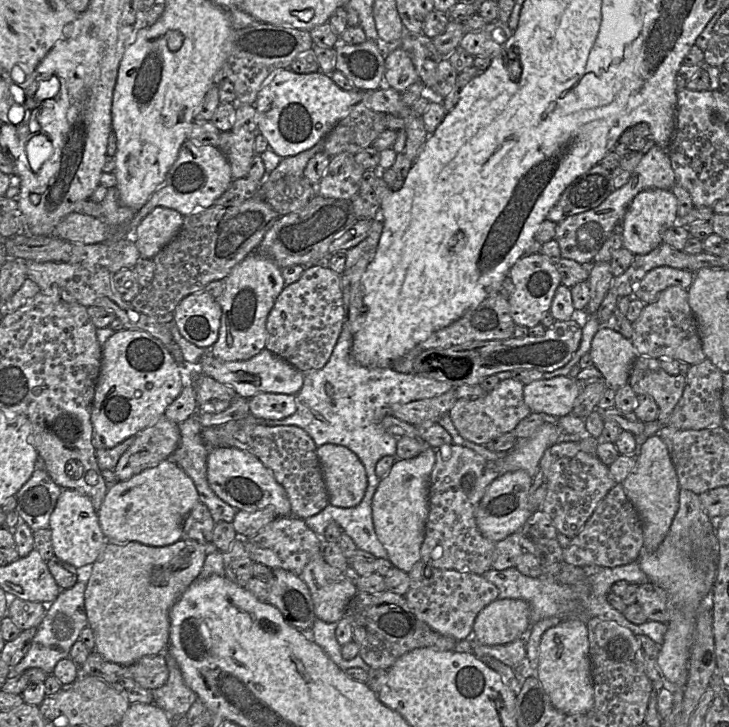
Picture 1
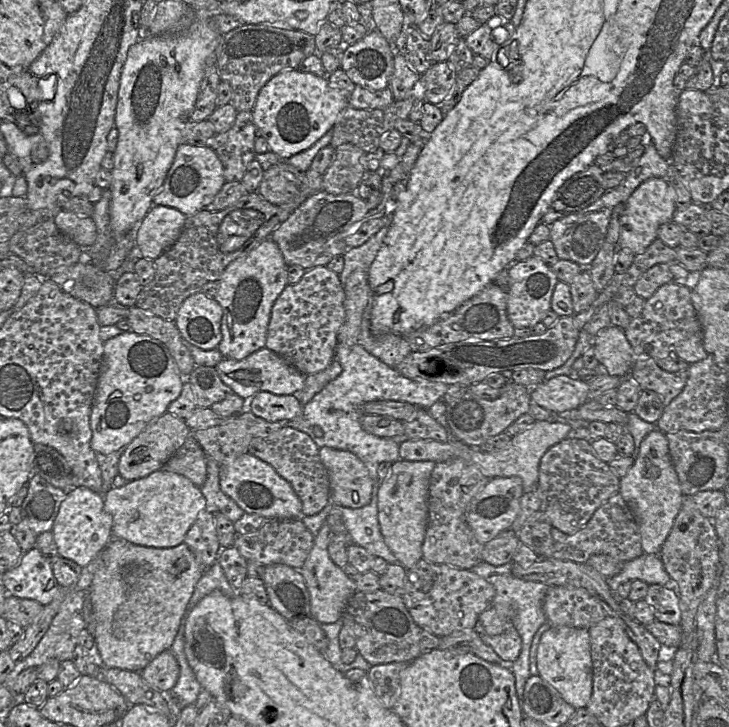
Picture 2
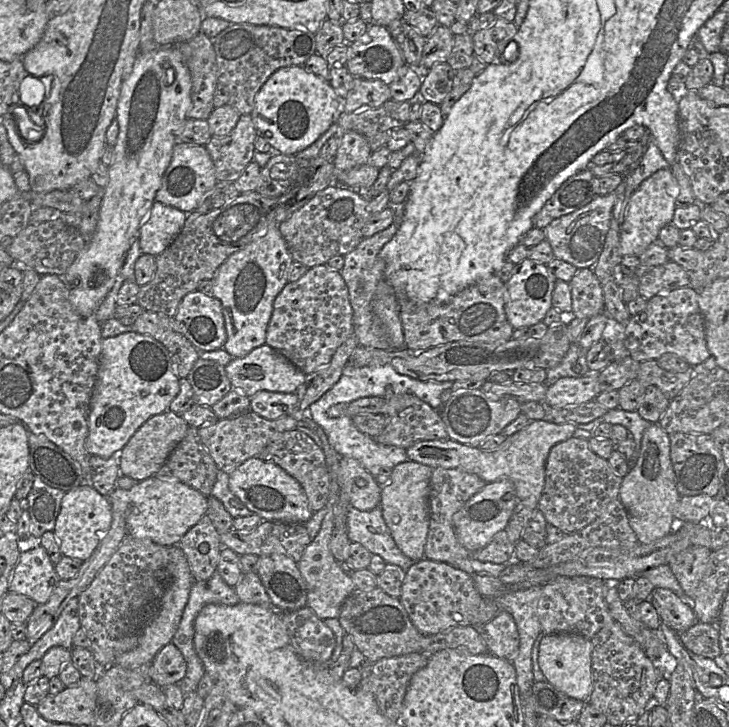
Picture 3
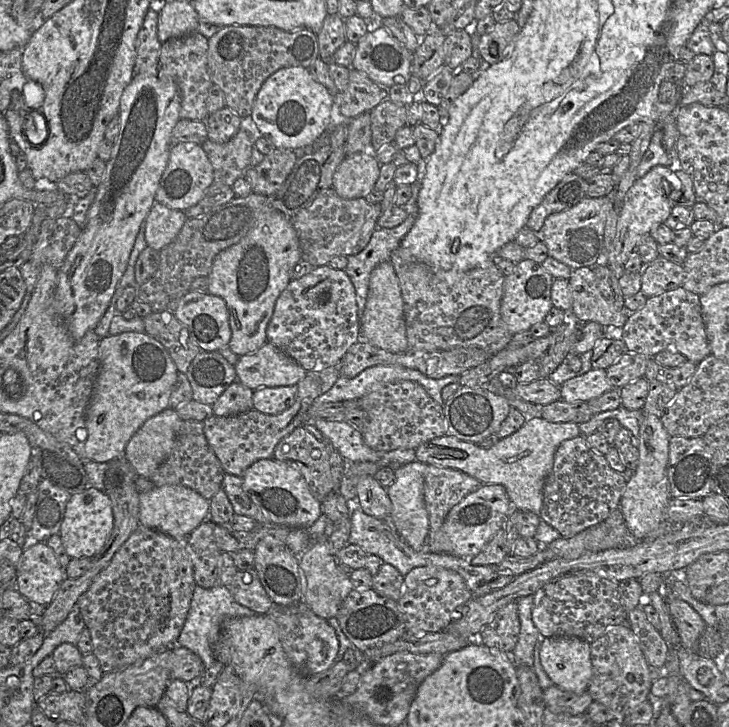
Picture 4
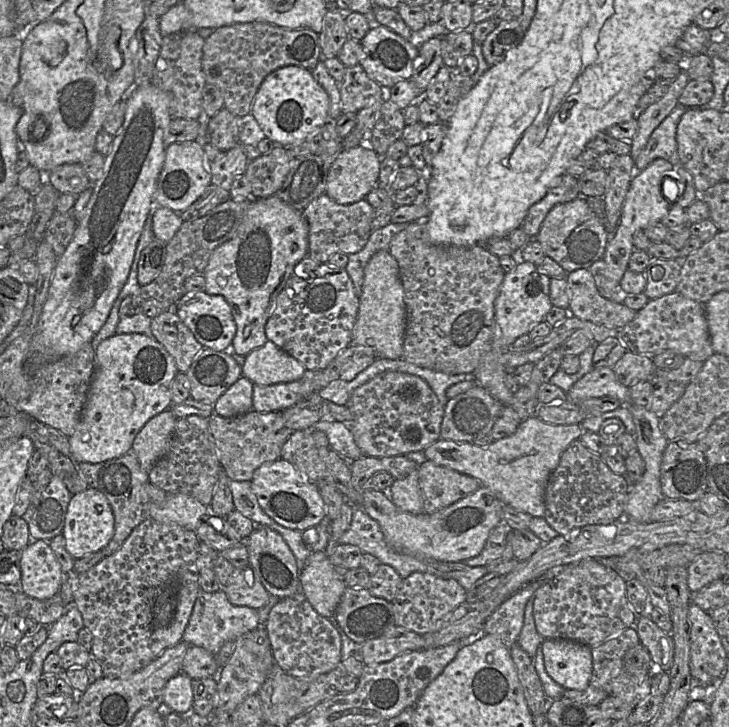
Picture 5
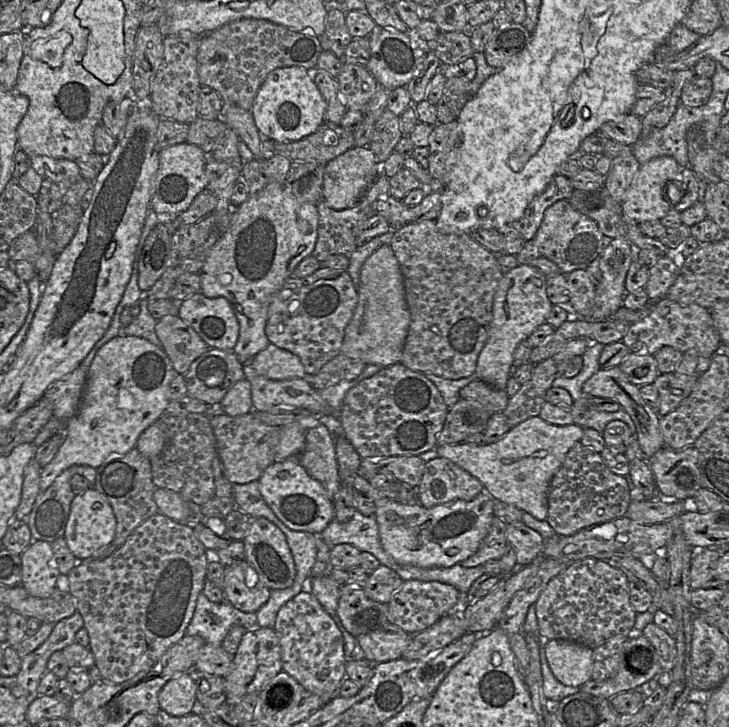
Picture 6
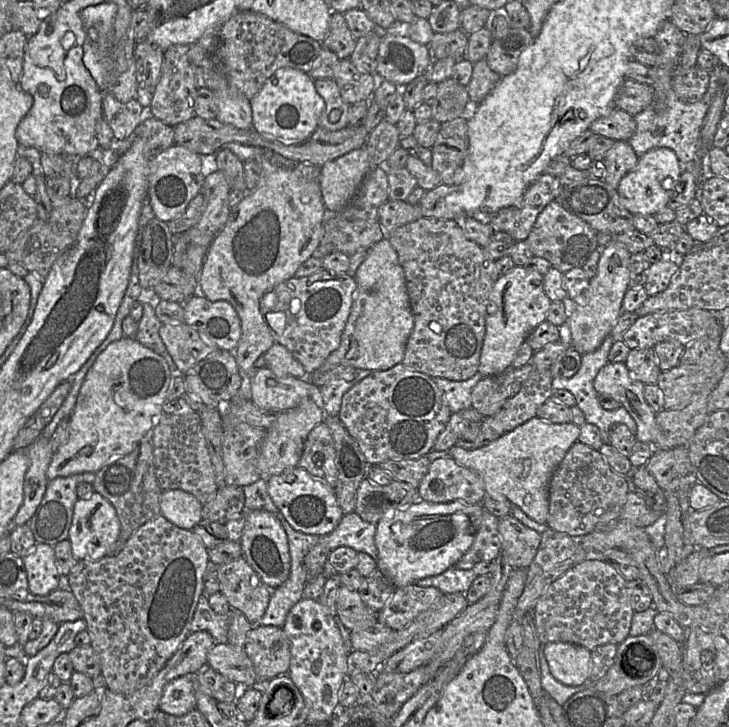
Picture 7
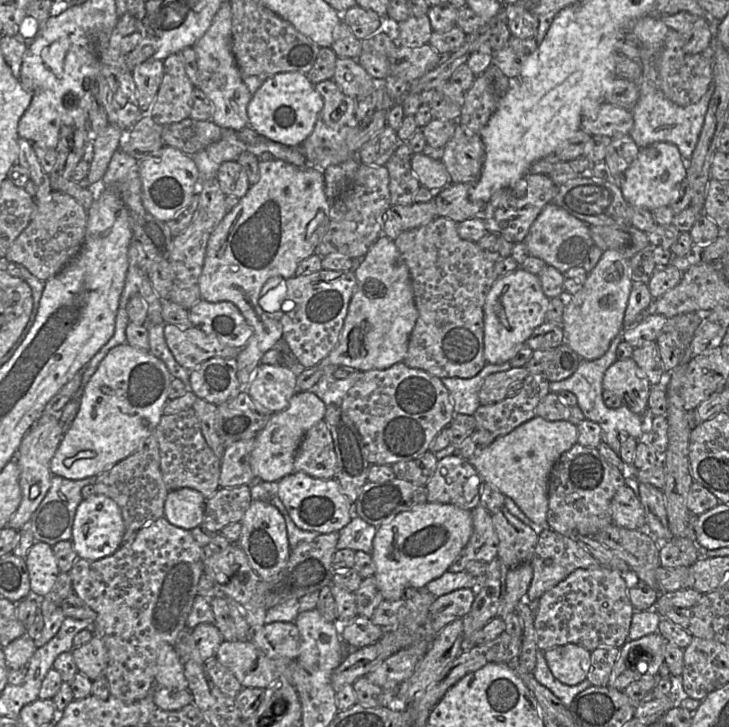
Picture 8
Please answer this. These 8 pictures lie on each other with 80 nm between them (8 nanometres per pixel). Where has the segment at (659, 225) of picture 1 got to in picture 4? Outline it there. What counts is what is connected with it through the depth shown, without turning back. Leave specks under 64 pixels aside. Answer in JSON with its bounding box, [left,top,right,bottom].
[607,165,682,270]

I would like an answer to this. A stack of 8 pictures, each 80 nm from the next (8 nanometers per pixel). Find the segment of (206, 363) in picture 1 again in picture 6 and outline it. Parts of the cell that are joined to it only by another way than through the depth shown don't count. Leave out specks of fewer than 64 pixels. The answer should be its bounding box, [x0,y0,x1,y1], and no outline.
[250,343,308,380]

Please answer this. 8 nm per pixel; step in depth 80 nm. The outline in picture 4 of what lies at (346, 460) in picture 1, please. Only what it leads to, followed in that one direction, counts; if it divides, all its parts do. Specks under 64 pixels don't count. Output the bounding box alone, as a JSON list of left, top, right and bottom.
[356,476,391,521]

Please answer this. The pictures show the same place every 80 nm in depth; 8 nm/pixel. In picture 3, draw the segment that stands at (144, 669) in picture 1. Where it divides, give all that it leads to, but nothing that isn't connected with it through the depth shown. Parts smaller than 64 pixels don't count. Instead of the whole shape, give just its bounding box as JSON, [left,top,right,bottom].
[148,643,187,688]

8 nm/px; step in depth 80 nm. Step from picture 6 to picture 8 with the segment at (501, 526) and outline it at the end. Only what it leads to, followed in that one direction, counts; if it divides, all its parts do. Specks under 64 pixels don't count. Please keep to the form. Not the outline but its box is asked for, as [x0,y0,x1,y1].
[448,506,499,573]

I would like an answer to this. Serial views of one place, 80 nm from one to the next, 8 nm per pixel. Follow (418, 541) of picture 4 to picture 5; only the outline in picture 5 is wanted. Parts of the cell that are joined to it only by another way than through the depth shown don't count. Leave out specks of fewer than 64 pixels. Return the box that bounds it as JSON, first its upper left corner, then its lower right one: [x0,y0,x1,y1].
[388,469,424,514]

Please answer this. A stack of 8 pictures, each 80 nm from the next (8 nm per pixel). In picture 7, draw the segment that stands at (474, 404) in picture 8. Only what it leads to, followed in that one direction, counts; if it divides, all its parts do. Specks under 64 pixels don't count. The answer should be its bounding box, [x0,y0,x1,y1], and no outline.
[432,372,484,413]

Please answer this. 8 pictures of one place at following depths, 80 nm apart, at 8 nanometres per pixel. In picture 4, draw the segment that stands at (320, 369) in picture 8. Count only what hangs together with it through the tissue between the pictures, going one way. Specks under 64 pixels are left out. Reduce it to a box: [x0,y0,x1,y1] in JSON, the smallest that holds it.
[360,261,409,353]

